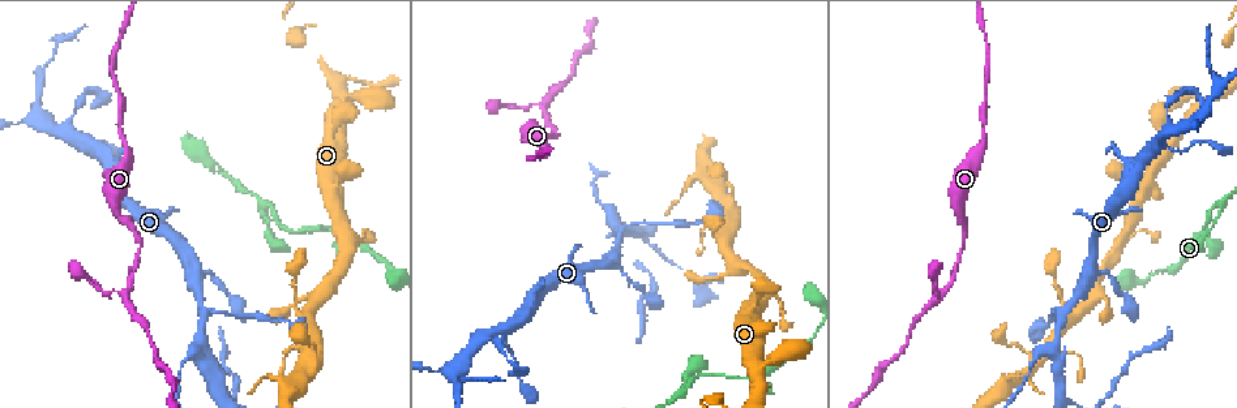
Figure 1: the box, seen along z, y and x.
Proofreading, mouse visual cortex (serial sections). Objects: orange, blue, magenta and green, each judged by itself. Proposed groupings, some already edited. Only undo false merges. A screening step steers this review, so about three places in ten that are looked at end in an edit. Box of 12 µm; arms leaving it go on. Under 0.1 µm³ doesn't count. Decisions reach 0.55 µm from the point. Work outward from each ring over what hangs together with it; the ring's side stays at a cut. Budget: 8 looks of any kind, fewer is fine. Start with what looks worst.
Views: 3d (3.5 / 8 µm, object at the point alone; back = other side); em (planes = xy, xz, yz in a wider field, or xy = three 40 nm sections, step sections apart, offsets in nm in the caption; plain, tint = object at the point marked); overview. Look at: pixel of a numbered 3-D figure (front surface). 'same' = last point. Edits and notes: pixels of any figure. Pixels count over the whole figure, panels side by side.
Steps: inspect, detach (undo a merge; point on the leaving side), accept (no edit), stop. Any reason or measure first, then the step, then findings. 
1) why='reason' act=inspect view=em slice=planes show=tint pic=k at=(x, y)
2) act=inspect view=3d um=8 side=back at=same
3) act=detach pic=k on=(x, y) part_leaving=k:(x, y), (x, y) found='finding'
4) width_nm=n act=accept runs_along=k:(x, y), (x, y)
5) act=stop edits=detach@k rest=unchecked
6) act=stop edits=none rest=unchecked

why='a narrow waist' act=inspect view=3d um=3.5 pic=1 at=(324, 231)

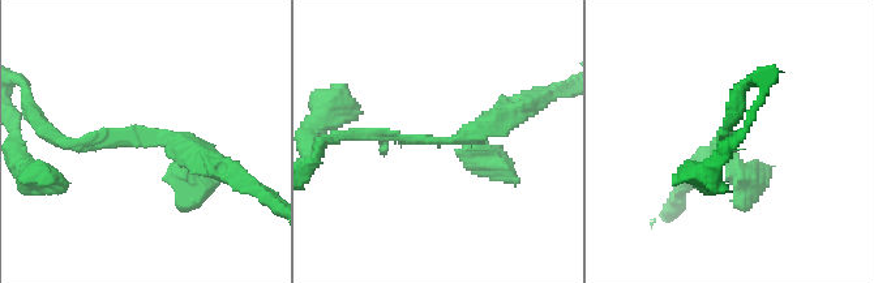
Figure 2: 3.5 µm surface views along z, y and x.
act=inspect view=em slice=xy step=2 show=tint pic=2 at=(437, 143)

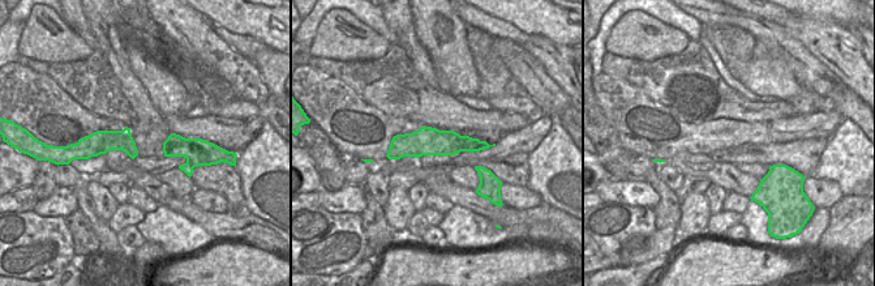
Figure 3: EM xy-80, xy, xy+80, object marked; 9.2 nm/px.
act=accept found='all the same cell'

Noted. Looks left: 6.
why='a fork' act=inspect view=3d um=3.5 pic=1 at=(1070, 308)

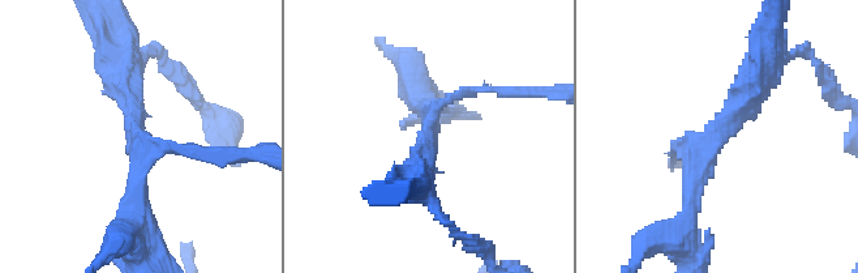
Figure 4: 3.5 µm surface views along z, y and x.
arms=3 arm_widths_nm=150,250,400 act=inspect view=em slice=xy step=1 show=tint pic=4 at=(717, 139)

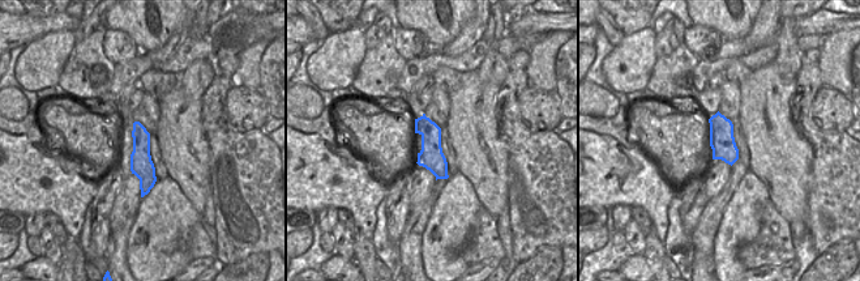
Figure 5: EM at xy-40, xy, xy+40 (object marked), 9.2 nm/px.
act=accept runs_along=5:(136, 126), (141, 136), (144, 191) found='all the same cell'

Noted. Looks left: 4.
why='thin neck' act=inspect view=3d um=3.5 pic=1 at=(140, 253)

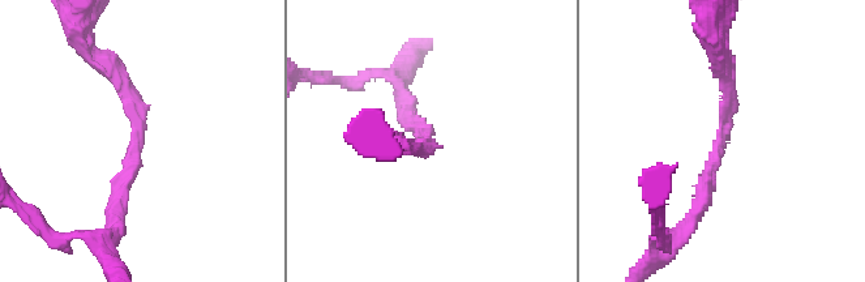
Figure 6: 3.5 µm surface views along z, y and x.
why='need the tissue' act=inspect view=em slice=xy step=1 show=plain pic=6 at=(433, 143)

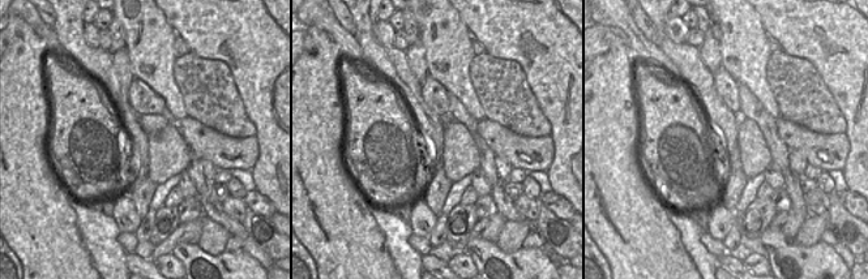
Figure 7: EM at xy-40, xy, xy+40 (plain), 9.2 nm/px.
act=inspect view=em slice=xy step=1 show=tint at=same

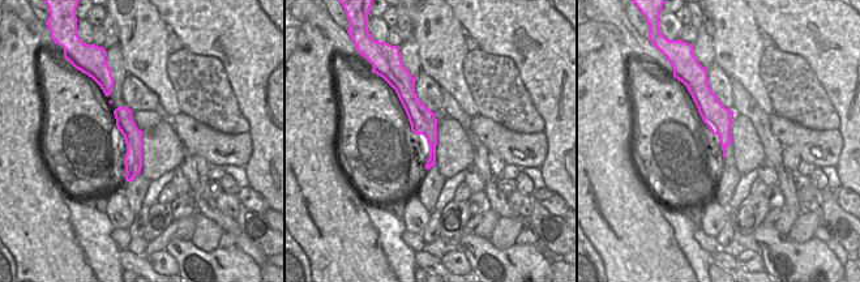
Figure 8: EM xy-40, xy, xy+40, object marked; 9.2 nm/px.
act=accept runs_along=6:(724, 62), (724, 137), (697, 213) found='one cell here'

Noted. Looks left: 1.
act=stop edits=none rest=unchecked

